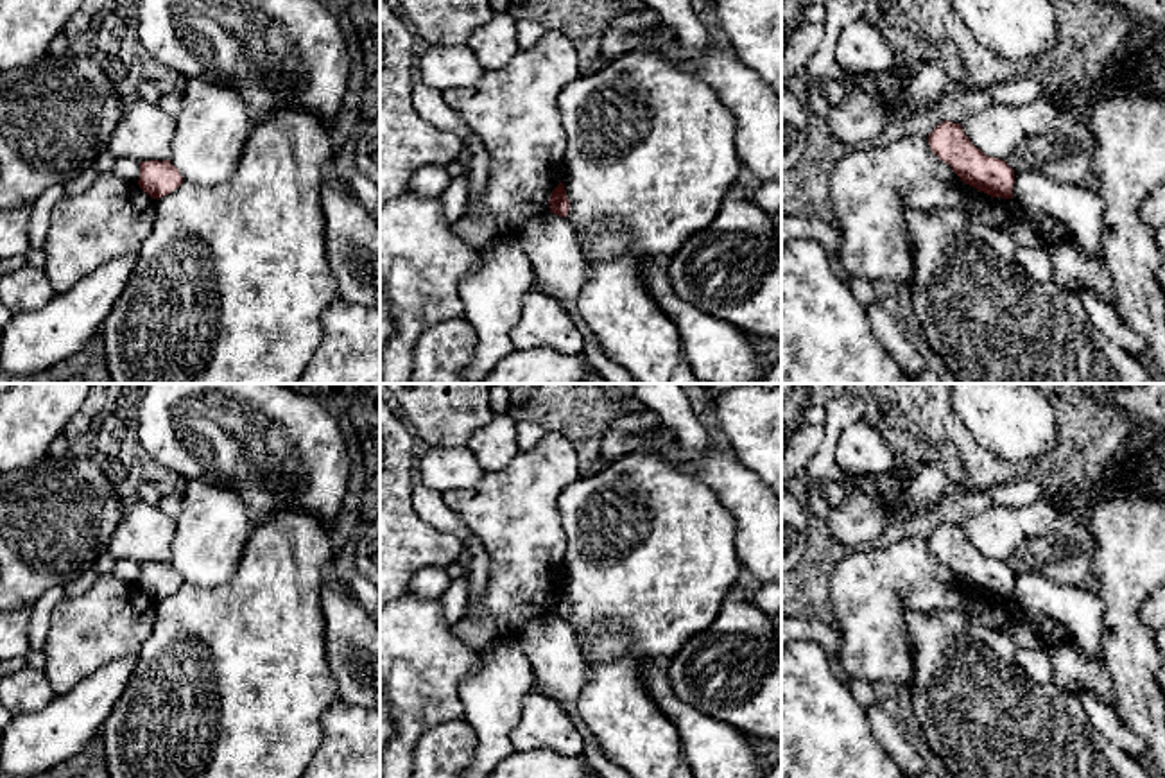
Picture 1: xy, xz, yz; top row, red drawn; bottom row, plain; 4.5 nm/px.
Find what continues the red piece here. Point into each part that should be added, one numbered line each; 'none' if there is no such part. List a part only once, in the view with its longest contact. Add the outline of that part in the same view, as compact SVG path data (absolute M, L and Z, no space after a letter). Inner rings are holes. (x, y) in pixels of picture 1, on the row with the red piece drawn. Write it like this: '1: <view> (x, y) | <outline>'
none

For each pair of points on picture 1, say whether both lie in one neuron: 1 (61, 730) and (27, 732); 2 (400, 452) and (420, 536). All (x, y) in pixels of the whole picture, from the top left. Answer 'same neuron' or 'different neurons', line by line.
1: same neuron
2: same neuron

